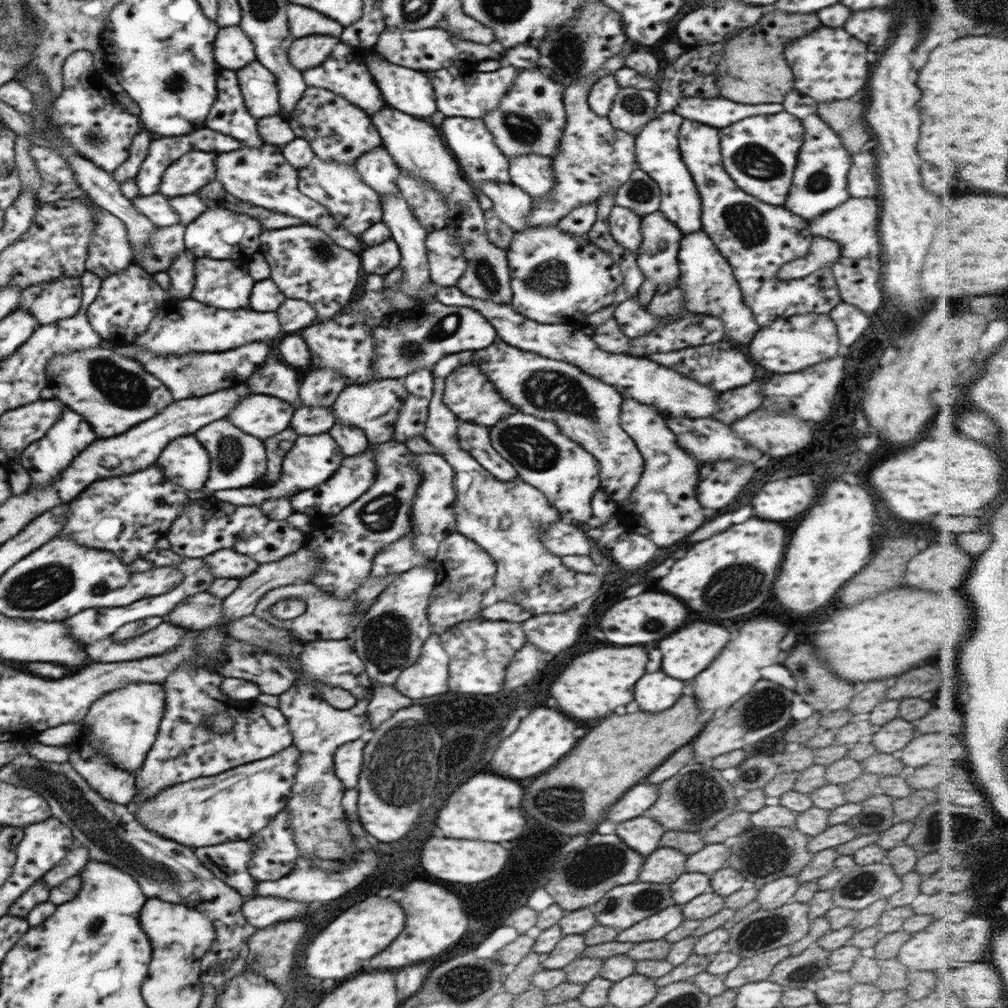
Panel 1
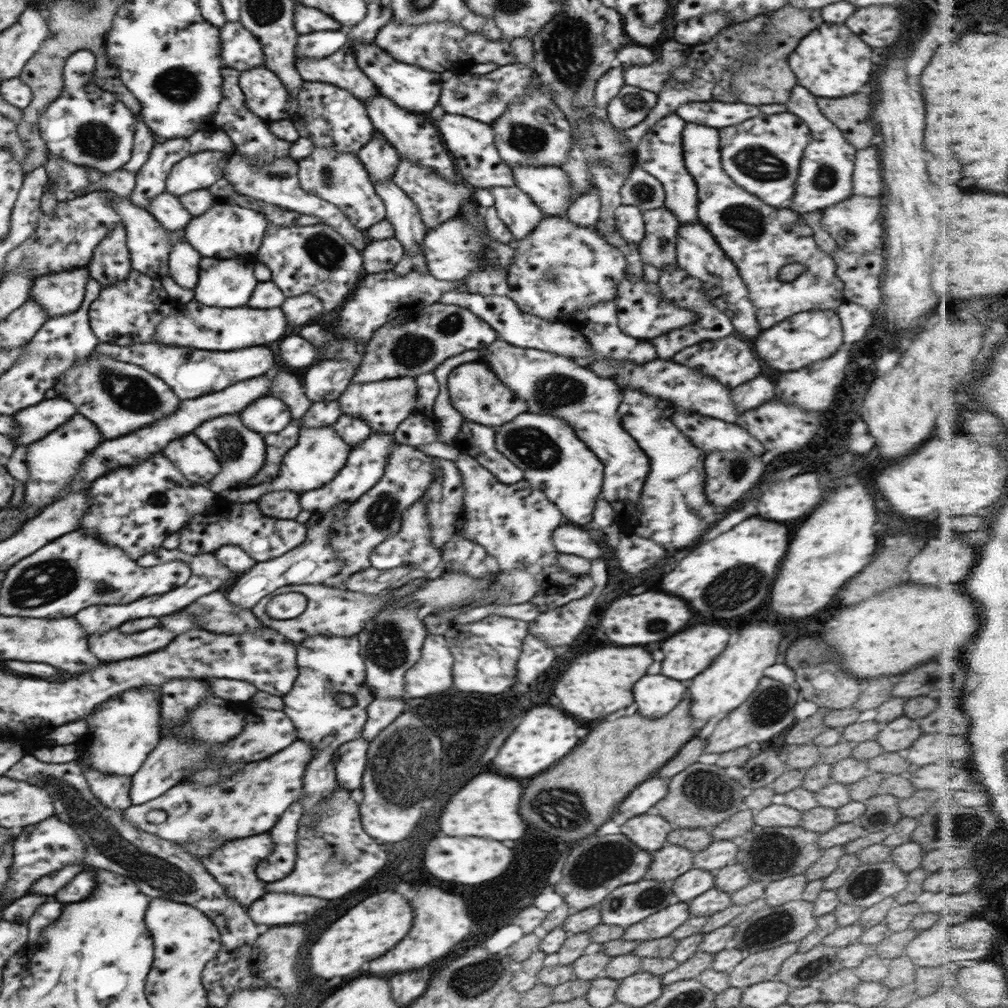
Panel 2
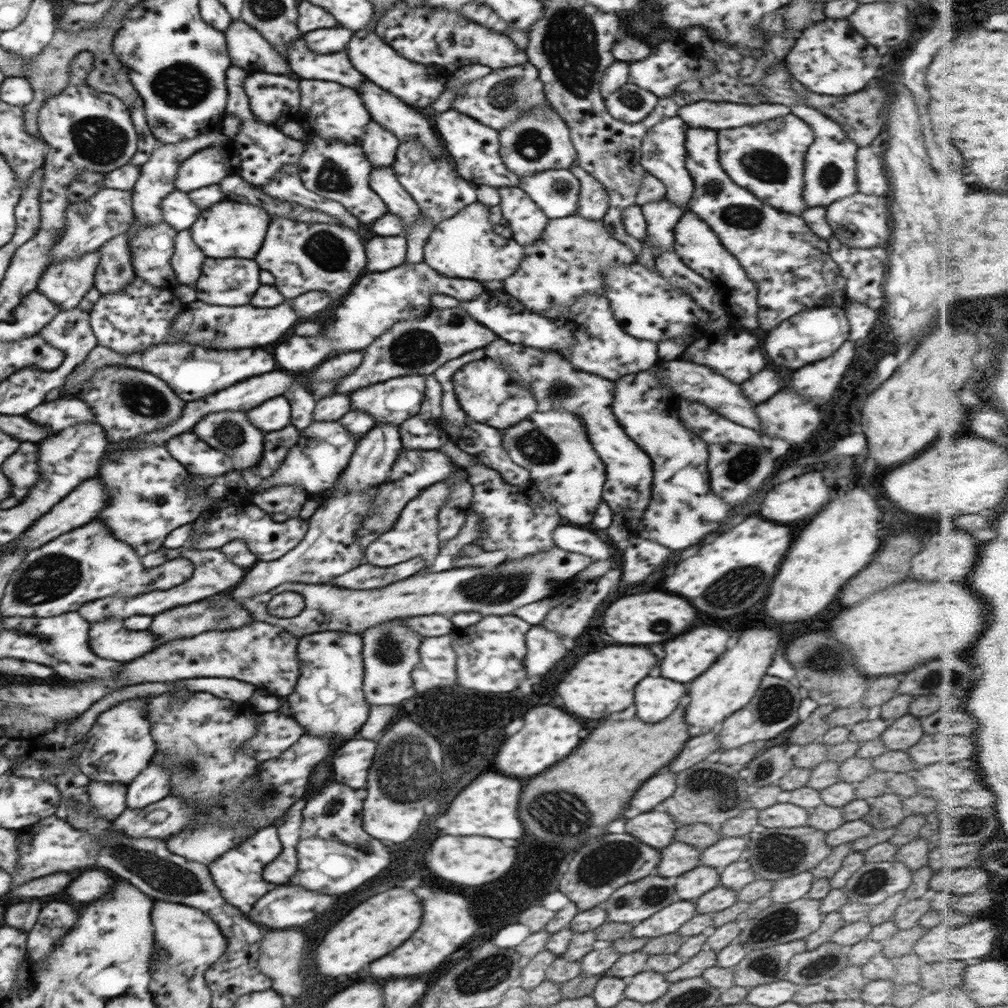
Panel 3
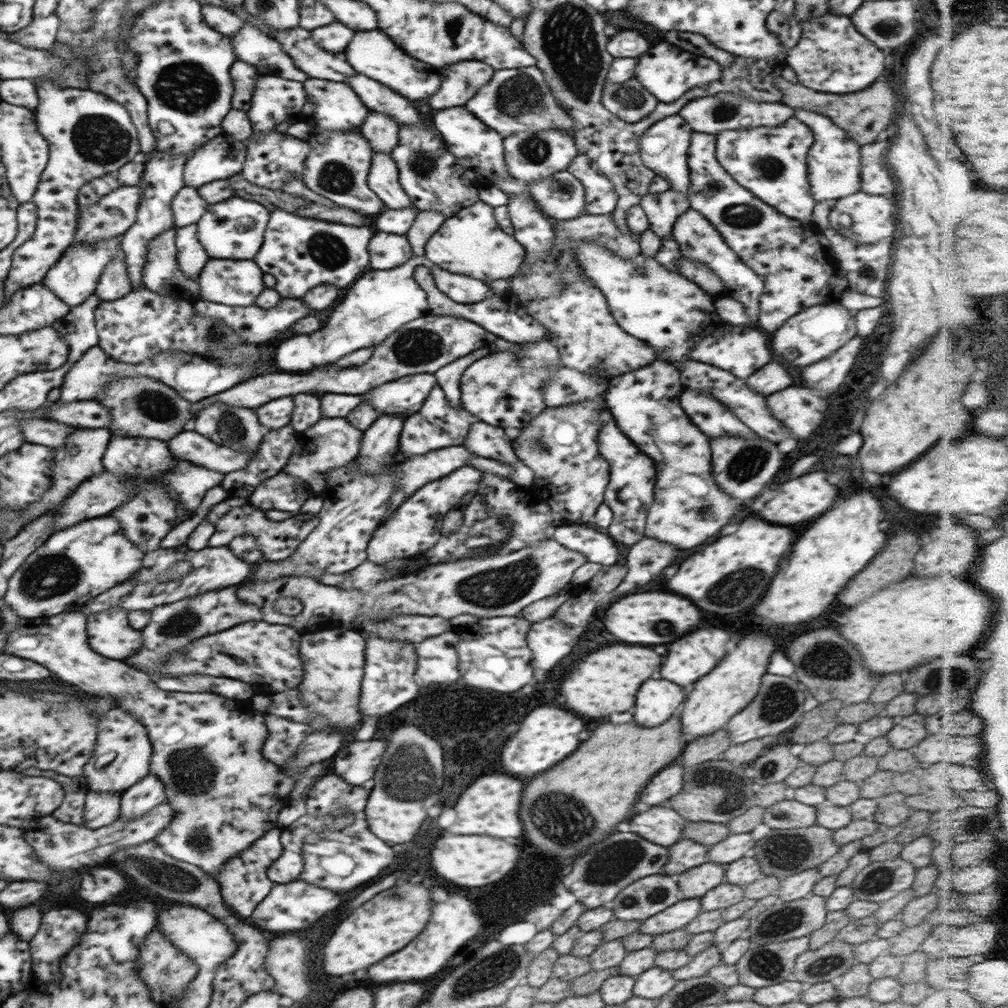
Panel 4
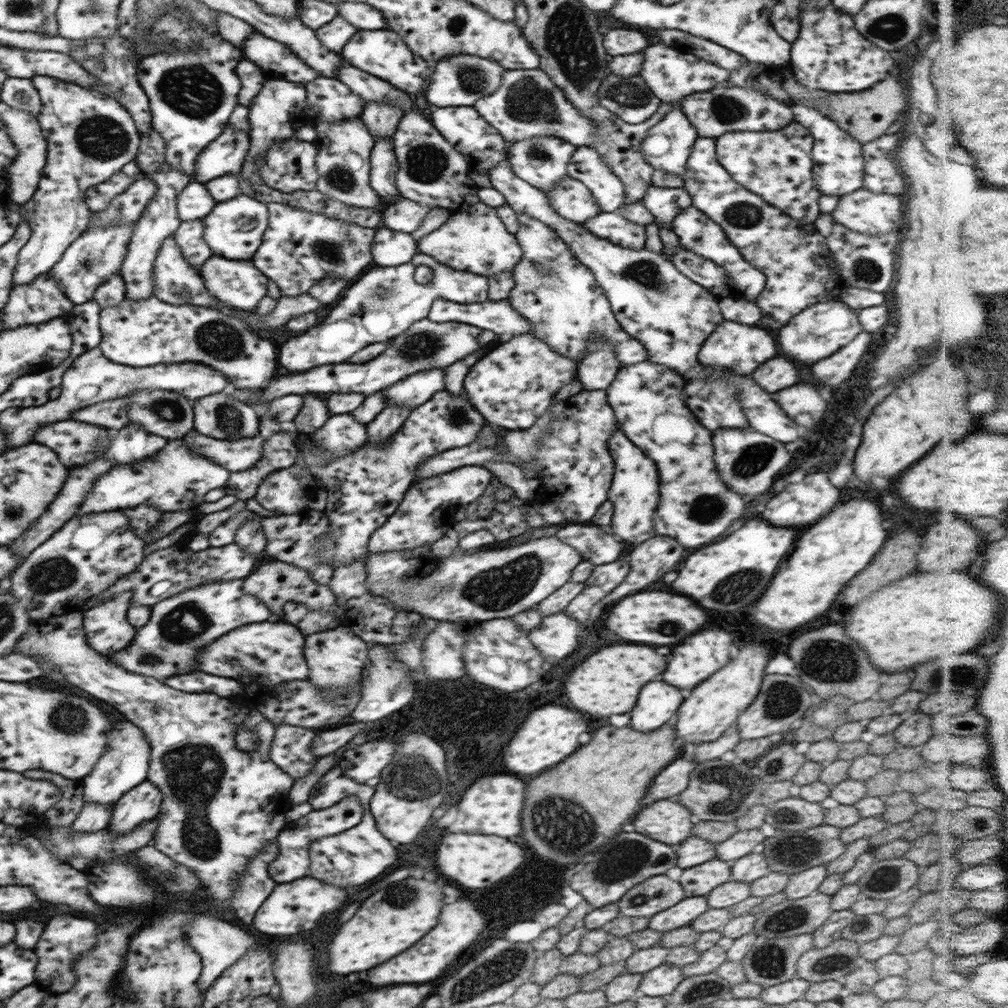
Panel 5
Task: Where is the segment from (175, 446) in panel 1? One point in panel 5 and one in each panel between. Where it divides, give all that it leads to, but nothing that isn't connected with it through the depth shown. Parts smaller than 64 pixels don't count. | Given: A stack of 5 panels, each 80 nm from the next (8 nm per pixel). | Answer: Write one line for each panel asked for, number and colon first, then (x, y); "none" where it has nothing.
2: (196, 462)
3: (199, 458)
4: (190, 446)
5: (233, 456)

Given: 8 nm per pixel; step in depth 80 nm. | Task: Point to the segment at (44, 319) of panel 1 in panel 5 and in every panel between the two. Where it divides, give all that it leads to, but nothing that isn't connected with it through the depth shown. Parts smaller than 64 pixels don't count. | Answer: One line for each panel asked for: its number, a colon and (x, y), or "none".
2: (58, 293)
3: (65, 283)
4: (73, 278)
5: (98, 253)

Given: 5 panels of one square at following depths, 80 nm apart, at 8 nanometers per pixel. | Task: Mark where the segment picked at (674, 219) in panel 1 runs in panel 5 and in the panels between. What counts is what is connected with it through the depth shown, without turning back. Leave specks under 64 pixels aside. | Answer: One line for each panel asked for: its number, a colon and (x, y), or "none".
2: (660, 152)
3: (663, 151)
4: (663, 148)
5: (668, 144)

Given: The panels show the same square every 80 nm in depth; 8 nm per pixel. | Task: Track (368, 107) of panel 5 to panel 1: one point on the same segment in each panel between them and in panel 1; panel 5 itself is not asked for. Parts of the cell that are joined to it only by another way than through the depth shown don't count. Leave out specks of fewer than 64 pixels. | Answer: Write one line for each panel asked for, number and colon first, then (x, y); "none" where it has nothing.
1: (377, 169)
2: (379, 157)
3: (379, 145)
4: (381, 131)

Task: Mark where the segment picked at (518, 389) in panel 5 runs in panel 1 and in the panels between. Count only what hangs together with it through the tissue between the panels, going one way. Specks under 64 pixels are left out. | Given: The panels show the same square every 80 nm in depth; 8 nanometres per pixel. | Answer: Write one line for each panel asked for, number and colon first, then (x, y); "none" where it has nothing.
1: (468, 394)
2: (481, 397)
3: (485, 392)
4: (505, 389)

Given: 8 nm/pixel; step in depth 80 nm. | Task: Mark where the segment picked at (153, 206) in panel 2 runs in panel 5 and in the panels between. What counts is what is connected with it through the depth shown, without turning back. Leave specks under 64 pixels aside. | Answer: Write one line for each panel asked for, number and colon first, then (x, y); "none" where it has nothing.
3: (178, 210)
4: (188, 206)
5: (194, 202)

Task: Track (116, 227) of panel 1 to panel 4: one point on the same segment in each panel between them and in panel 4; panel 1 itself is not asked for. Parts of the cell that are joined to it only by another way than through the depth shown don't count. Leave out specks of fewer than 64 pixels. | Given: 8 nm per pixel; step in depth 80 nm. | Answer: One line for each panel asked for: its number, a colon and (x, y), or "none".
2: (110, 261)
3: (114, 272)
4: (114, 282)

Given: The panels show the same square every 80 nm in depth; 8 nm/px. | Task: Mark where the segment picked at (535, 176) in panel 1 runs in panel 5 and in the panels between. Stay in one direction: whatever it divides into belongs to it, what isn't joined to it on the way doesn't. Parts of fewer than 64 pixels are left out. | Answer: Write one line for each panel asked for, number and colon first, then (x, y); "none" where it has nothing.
2: (549, 187)
3: (556, 192)
4: (561, 196)
5: (571, 199)

